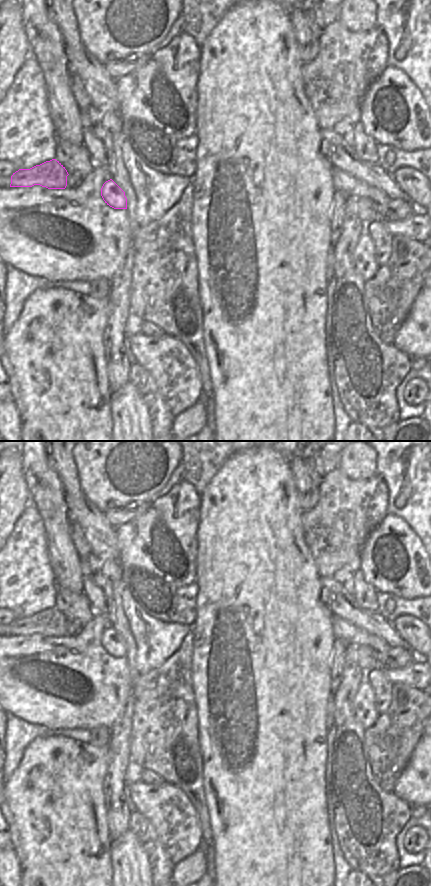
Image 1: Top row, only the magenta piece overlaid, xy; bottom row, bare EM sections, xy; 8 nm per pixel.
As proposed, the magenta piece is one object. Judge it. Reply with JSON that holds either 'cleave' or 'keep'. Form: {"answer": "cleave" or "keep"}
{"answer": "cleave"}

